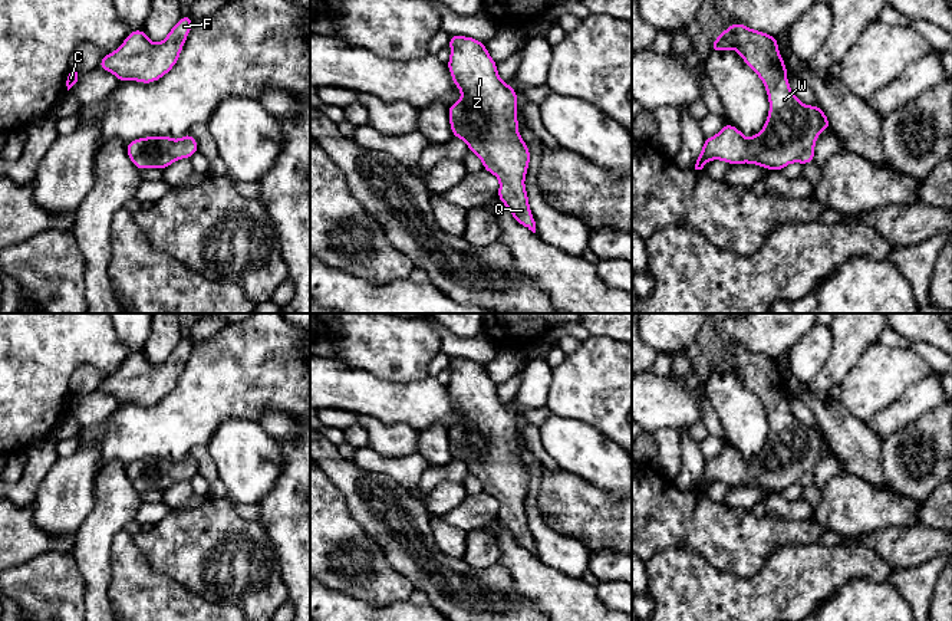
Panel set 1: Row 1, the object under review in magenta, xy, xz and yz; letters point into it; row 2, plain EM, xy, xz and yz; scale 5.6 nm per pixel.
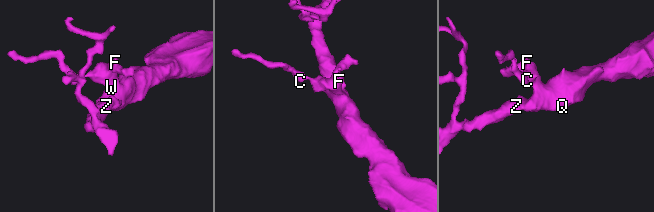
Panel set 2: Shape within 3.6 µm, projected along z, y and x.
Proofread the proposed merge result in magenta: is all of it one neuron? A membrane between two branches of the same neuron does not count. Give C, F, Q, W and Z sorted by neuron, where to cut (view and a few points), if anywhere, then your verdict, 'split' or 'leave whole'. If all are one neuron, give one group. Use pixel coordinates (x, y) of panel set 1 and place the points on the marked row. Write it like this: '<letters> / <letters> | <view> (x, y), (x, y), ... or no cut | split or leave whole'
C F Q W Z | no cut | leave whole

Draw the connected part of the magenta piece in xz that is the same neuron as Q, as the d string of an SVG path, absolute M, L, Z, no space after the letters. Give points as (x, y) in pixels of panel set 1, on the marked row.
M451 34L447 63L462 98L449 105L452 135L467 142L484 170L500 180L497 197L511 216L536 233L524 187L530 150L518 134L517 91L504 83L485 43Z

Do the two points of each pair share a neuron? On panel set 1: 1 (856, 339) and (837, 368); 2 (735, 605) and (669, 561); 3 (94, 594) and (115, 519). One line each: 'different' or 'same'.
1: same
2: same
3: same

